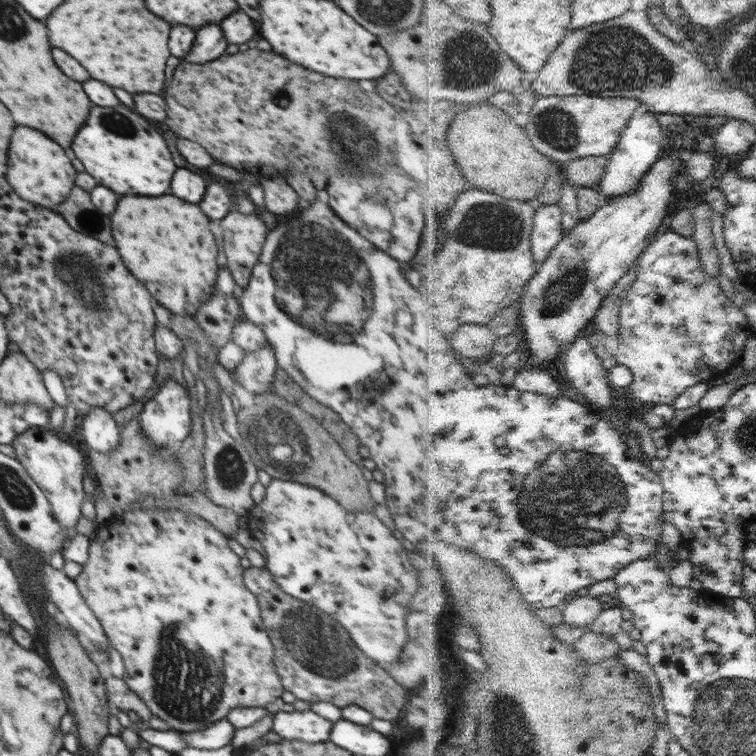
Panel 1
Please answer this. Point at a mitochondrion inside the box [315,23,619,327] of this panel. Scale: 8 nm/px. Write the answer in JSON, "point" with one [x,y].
{"point":[489,225]}

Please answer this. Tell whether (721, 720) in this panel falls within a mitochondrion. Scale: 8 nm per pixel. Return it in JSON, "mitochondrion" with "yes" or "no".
{"mitochondrion":"yes"}

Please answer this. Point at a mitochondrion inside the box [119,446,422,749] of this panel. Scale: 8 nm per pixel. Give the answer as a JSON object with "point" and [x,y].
{"point":[187,684]}

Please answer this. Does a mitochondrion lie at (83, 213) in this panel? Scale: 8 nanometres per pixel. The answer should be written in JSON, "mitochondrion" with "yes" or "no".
{"mitochondrion":"yes"}

